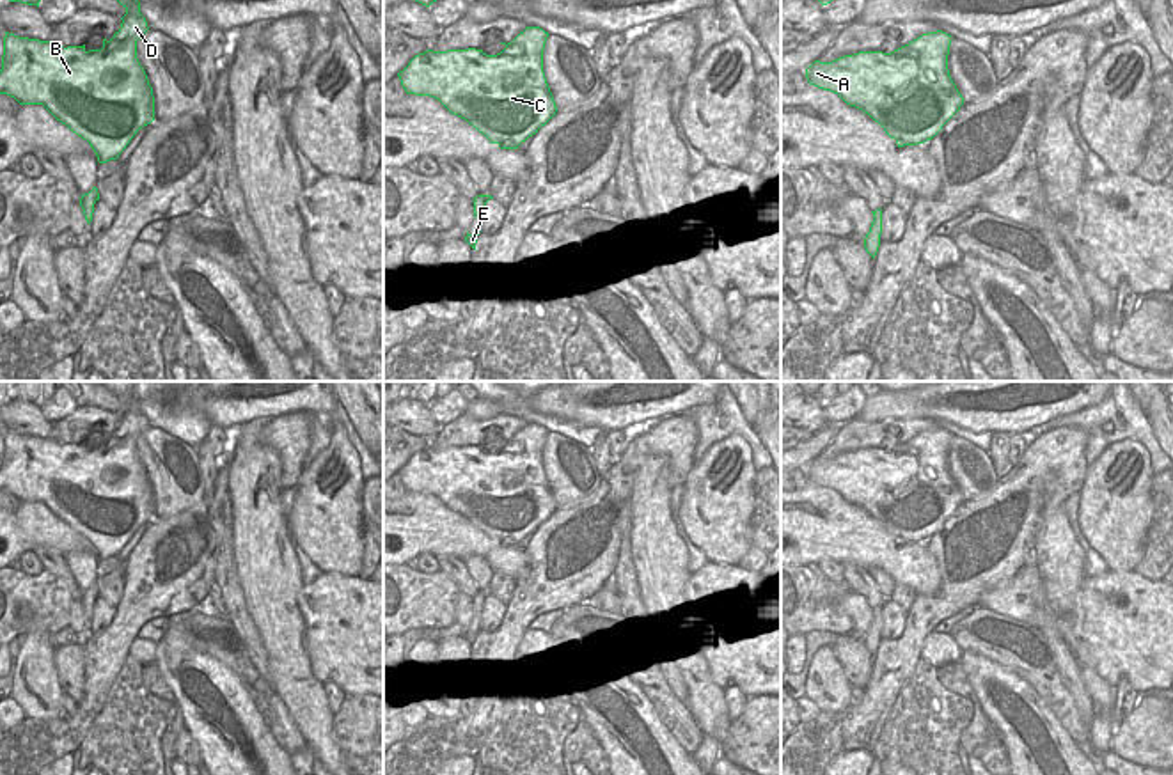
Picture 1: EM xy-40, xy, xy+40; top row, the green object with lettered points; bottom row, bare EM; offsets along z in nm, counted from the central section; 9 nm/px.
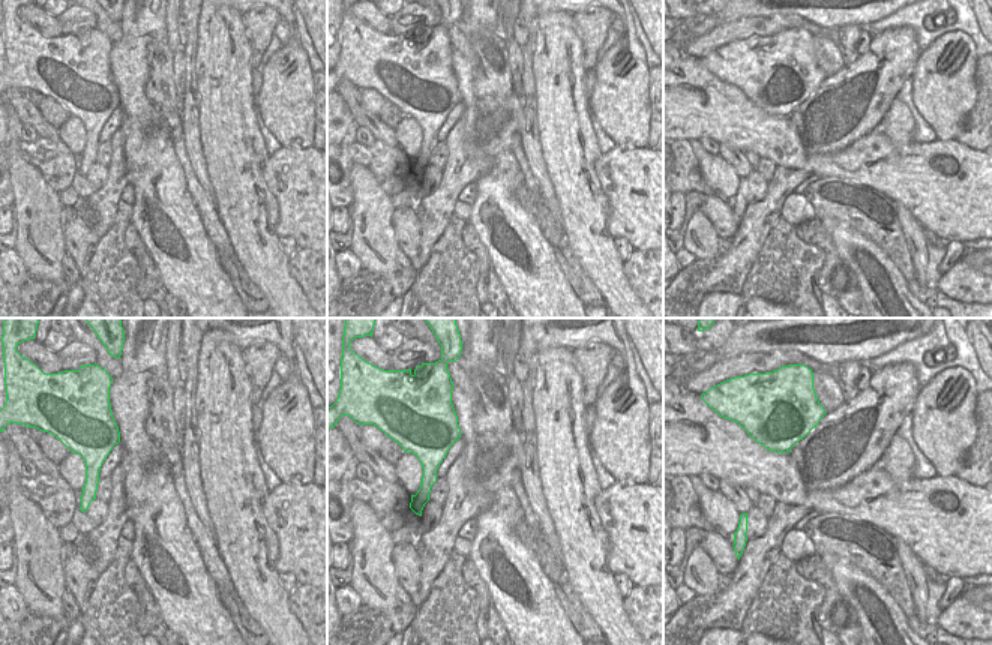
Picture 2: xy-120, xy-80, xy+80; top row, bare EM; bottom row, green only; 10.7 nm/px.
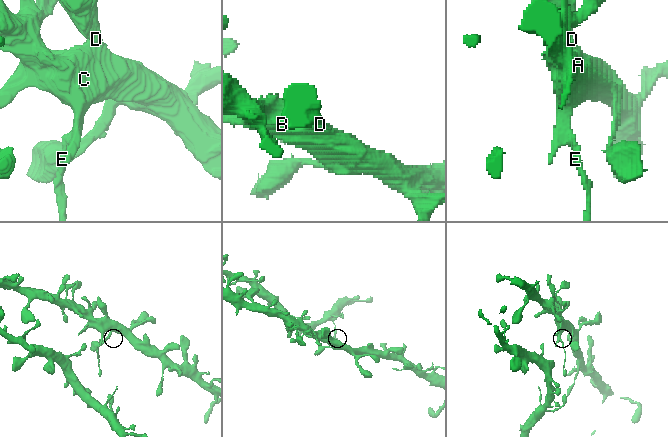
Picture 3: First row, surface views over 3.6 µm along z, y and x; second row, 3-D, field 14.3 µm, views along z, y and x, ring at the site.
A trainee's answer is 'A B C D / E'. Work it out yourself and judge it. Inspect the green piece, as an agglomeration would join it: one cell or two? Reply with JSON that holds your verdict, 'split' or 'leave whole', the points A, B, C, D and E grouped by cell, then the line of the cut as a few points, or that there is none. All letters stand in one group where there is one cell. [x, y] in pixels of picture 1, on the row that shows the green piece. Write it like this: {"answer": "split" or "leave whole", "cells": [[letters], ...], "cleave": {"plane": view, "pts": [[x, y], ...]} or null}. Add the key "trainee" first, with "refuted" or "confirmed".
{"trainee": "confirmed", "answer": "split", "cells": [["A", "B", "C", "D"], ["E"]], "cleave": {"plane": "xy", "pts": [[481, 211], [478, 217]]}}

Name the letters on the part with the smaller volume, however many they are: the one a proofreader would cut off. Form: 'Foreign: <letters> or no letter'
Foreign: E

